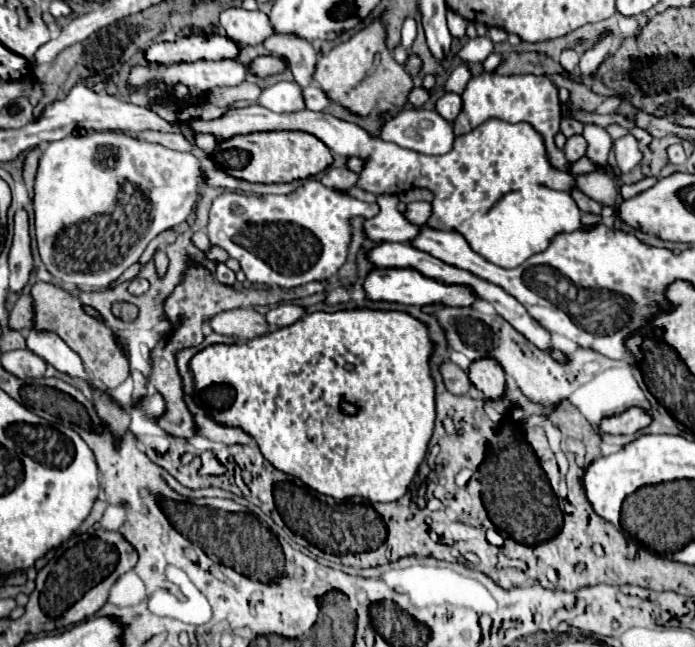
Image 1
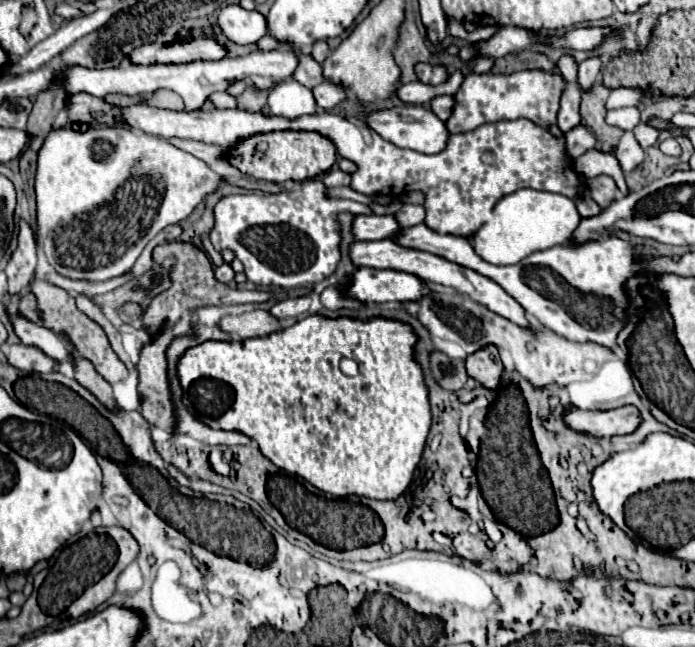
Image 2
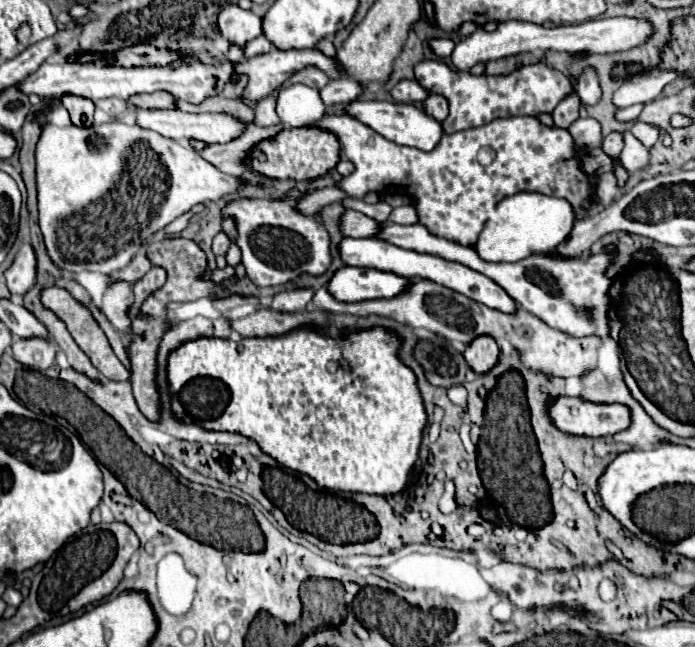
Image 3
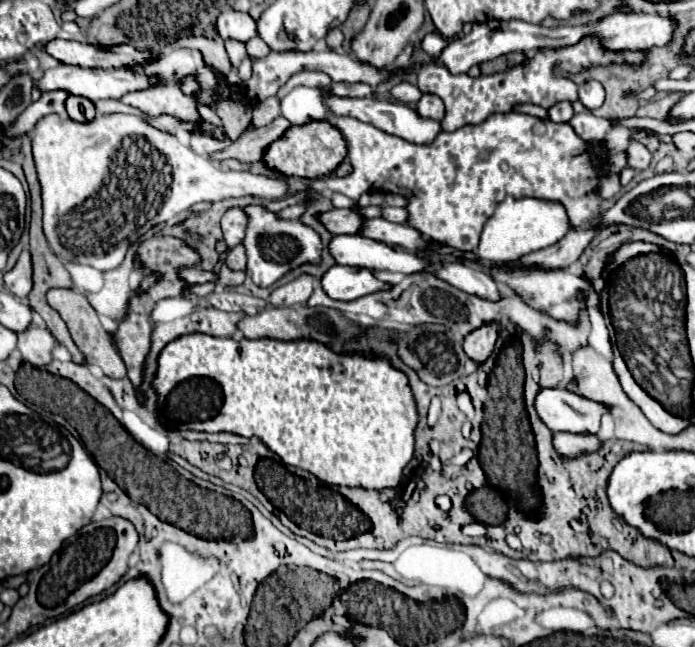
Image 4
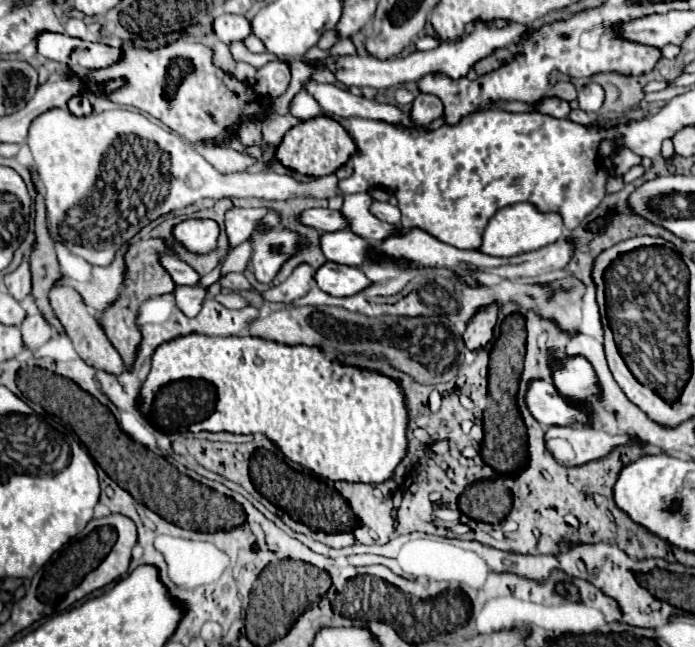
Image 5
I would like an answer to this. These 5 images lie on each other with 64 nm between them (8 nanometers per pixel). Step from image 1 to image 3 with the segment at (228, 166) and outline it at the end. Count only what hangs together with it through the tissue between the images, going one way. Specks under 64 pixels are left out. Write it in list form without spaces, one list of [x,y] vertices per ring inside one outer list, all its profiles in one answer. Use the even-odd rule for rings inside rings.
[[[304,126],[304,128],[284,128],[276,136],[258,142],[254,148],[250,148],[244,164],[266,178],[316,180],[328,174],[338,164],[338,160],[340,160],[340,144],[336,136],[332,132],[314,126]]]

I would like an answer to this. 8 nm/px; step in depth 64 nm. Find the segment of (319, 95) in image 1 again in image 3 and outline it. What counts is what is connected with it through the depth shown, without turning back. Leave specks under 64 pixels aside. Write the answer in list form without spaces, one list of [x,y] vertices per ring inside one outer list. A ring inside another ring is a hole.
[[[344,76],[344,78],[332,78],[322,90],[320,90],[320,98],[326,106],[334,106],[334,104],[348,104],[352,102],[358,94],[362,94],[364,88],[354,82],[352,78]]]

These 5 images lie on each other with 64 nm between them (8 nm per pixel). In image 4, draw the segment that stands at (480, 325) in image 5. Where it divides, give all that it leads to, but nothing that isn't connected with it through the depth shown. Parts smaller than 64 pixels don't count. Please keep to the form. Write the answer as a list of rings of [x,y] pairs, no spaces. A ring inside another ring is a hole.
[[[486,324],[464,338],[464,352],[468,354],[470,360],[482,364],[492,356],[496,348],[496,340],[498,340],[496,324]]]

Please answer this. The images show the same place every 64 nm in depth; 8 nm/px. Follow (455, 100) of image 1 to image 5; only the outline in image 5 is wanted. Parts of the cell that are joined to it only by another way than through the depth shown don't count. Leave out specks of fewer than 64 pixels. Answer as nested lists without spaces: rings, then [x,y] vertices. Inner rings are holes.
[[[418,94],[414,104],[412,104],[412,112],[410,112],[410,118],[416,122],[416,124],[430,124],[432,120],[436,118],[442,118],[444,114],[444,108],[442,108],[442,102],[440,98],[432,96],[432,94]]]

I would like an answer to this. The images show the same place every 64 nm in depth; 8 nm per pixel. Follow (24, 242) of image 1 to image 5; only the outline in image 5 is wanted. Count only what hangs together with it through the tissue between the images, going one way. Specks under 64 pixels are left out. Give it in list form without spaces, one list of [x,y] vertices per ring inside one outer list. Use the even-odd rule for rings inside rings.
[[[22,260],[20,266],[14,272],[4,276],[4,284],[8,284],[10,294],[18,302],[22,302],[30,294],[30,288],[32,288],[32,282],[30,282],[30,262]]]

